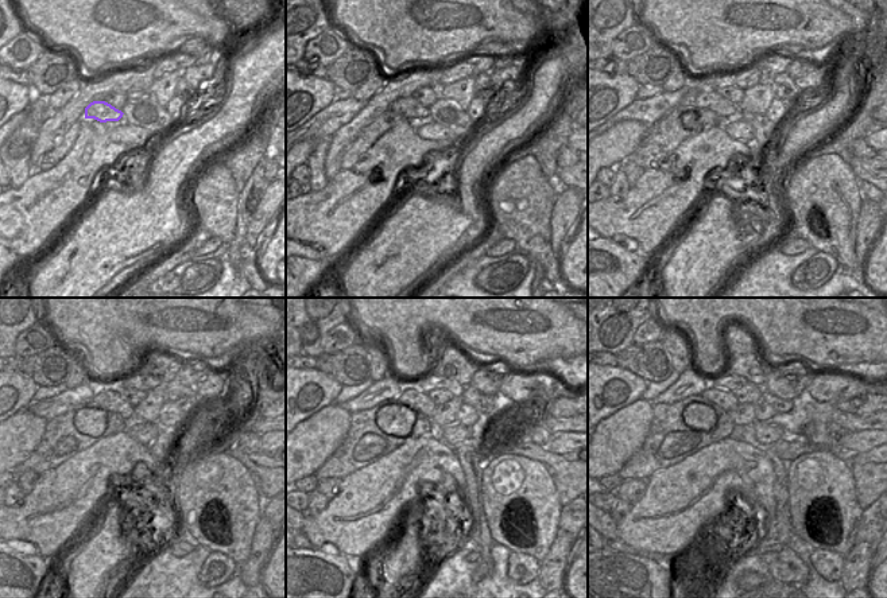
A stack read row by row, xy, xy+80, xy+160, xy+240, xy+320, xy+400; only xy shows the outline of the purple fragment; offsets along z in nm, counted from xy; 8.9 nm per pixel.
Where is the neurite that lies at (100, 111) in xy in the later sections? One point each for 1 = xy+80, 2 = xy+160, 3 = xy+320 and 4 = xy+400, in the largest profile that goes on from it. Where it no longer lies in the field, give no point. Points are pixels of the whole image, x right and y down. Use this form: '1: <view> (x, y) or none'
1: xy+80 (407, 107)
2: xy+160 (713, 101)
3: xy+320 (411, 396)
4: xy+400 (724, 399)

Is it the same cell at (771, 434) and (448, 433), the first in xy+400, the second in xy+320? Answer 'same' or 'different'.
same

